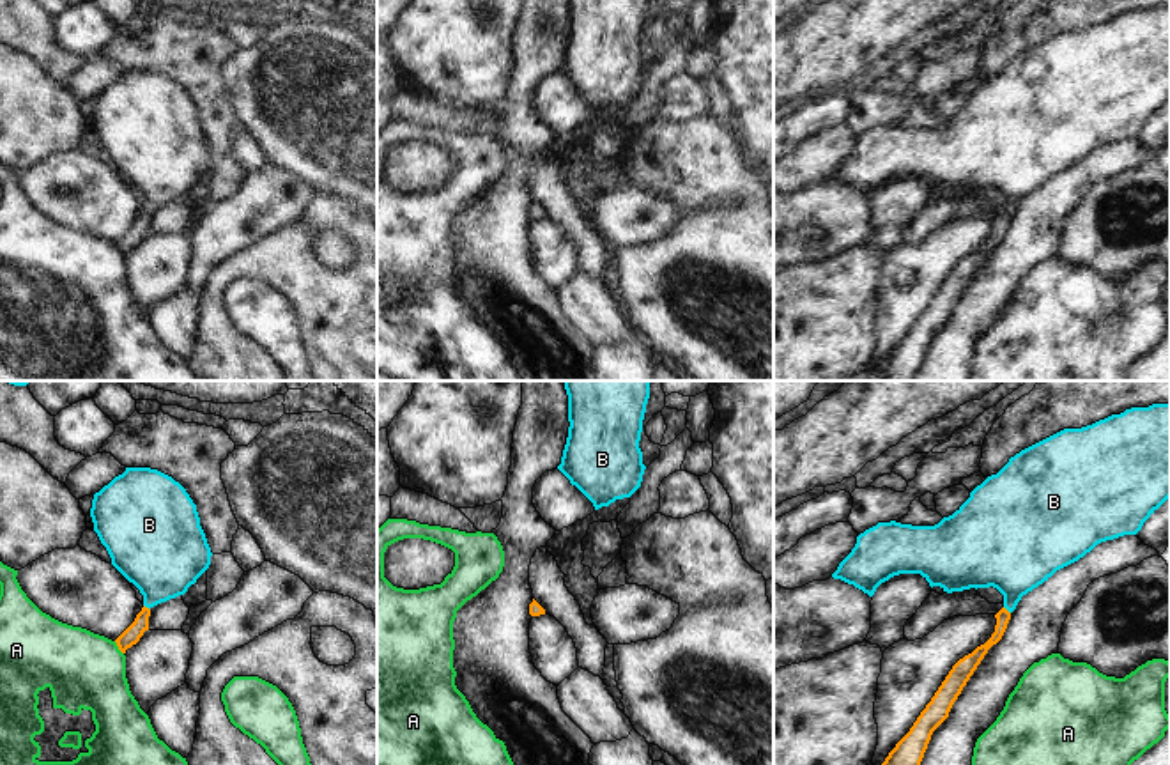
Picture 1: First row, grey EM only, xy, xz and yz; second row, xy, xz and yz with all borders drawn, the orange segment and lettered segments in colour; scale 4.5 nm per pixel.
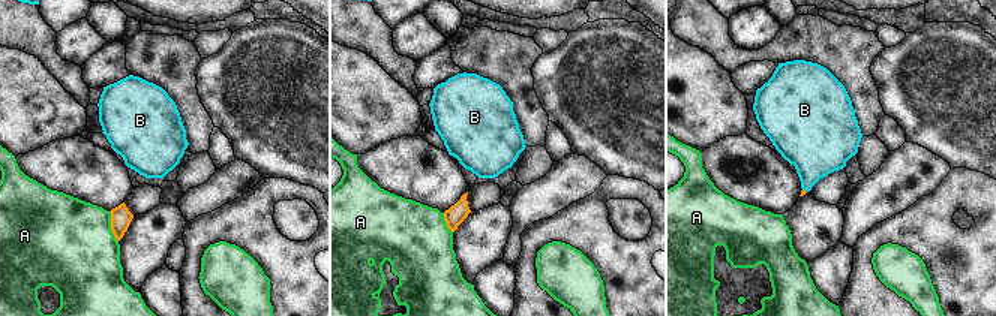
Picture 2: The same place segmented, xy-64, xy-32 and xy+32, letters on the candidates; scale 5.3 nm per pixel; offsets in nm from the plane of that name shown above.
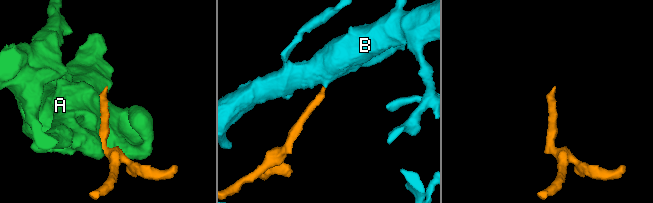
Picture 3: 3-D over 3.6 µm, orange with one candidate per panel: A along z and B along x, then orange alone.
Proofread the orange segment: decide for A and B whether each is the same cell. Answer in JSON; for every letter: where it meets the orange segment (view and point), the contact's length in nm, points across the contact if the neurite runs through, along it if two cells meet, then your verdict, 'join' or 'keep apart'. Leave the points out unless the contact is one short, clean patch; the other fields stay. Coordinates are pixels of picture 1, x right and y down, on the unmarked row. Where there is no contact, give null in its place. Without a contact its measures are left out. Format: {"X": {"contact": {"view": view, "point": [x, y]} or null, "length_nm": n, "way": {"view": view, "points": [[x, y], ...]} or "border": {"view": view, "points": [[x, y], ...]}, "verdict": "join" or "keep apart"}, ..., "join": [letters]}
{"A": {"contact": {"view": "xy", "point": [119, 252]}, "length_nm": 80, "verdict": "keep apart"}, "B": {"contact": {"view": "xy", "point": [147, 211]}, "length_nm": 40, "way": {"view": "xy", "points": [[135, 234], [147, 211], [160, 181], [161, 158]]}, "verdict": "join"}, "join": ["B"]}

